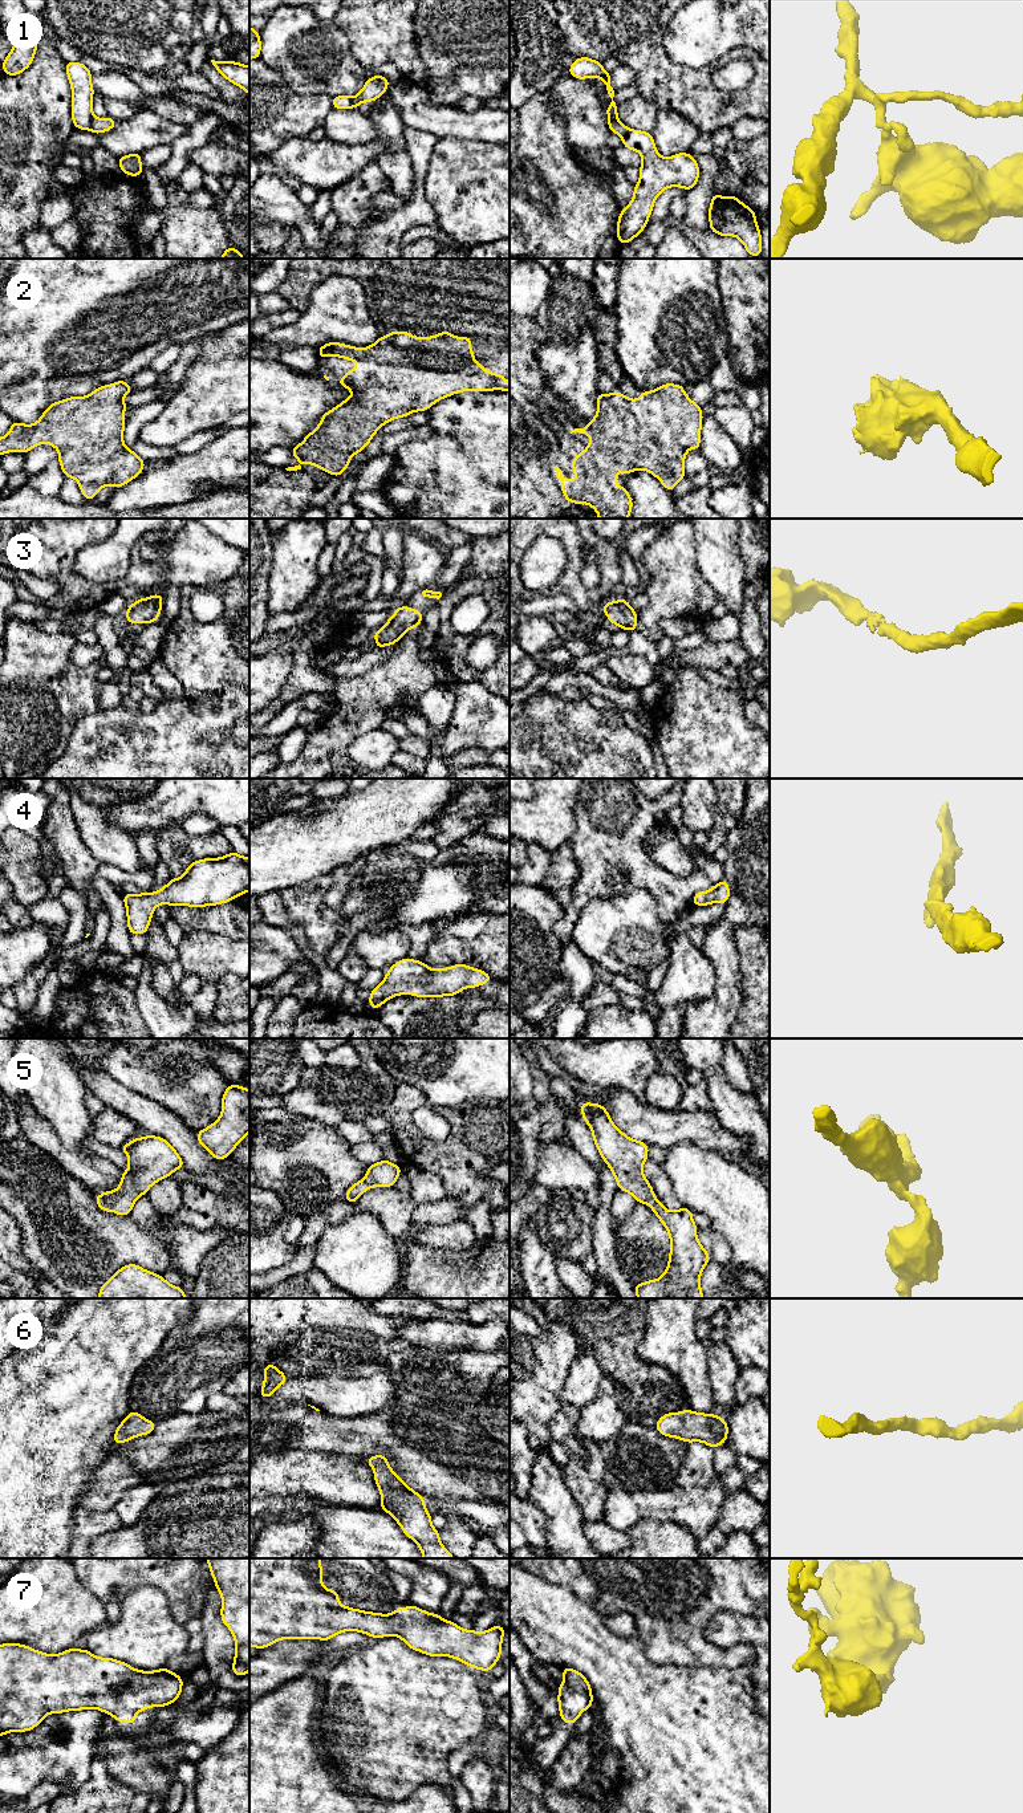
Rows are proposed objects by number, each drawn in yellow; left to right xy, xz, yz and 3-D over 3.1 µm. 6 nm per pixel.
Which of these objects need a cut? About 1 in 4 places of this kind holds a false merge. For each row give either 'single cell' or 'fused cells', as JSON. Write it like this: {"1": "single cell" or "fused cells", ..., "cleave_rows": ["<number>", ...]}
{"1": "fused cells", "2": "single cell", "3": "single cell", "4": "single cell", "5": "single cell", "6": "single cell", "7": "single cell", "cleave_rows": ["1"]}

